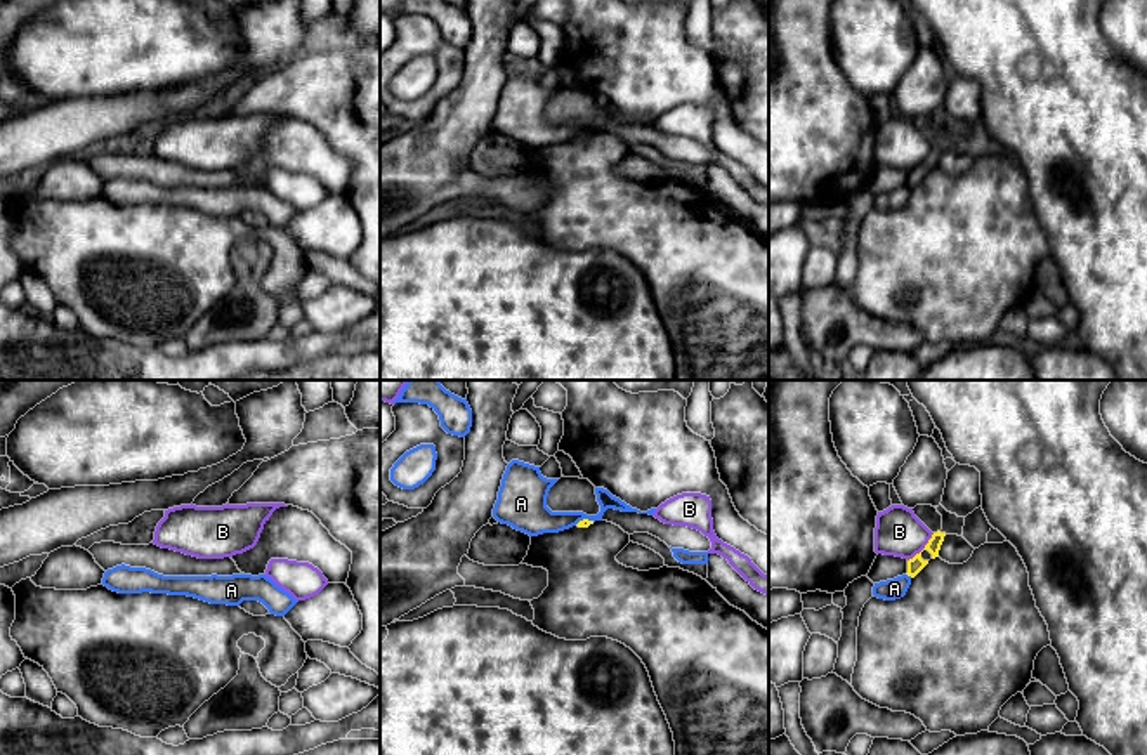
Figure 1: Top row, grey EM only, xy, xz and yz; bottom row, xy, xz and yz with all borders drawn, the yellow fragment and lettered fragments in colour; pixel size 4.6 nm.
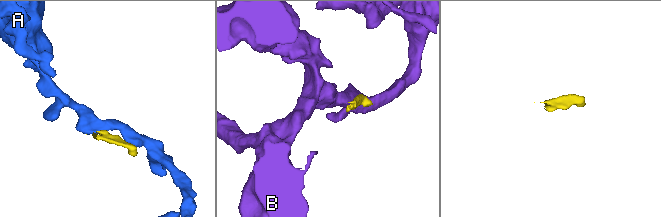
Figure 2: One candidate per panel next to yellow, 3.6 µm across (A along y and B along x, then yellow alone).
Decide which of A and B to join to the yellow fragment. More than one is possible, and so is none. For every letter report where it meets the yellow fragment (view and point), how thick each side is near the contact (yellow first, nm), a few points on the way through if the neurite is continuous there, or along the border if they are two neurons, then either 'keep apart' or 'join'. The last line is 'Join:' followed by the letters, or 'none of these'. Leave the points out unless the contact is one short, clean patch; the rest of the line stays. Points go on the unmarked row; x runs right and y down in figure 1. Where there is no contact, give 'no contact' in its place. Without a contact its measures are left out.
A: yz (910, 186) | 70/100 nm | along yz (906, 184), (911, 188) | keep apart
B: yz (924, 160) | 70/220 nm | keep apart
Join: none of these

